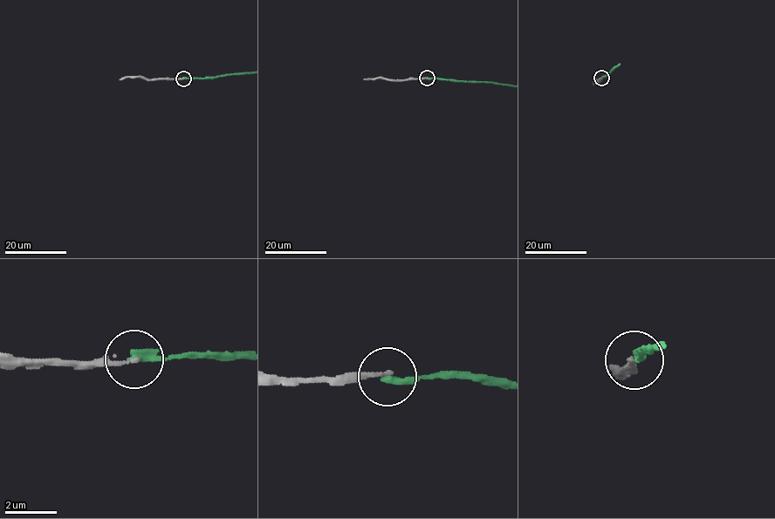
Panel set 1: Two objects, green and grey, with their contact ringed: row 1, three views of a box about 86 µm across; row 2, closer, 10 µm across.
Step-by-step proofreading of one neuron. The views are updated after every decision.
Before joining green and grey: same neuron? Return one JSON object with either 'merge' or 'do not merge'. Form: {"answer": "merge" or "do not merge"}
{"answer": "do not merge"}

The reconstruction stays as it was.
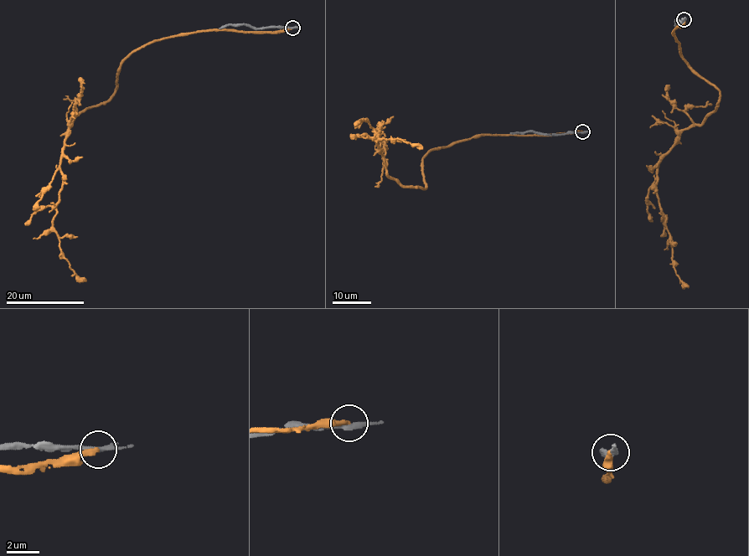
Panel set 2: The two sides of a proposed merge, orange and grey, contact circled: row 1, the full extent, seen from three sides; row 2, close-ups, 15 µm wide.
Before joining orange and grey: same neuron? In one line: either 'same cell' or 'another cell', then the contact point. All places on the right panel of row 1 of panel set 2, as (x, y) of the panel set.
another cell; at (684, 19)

